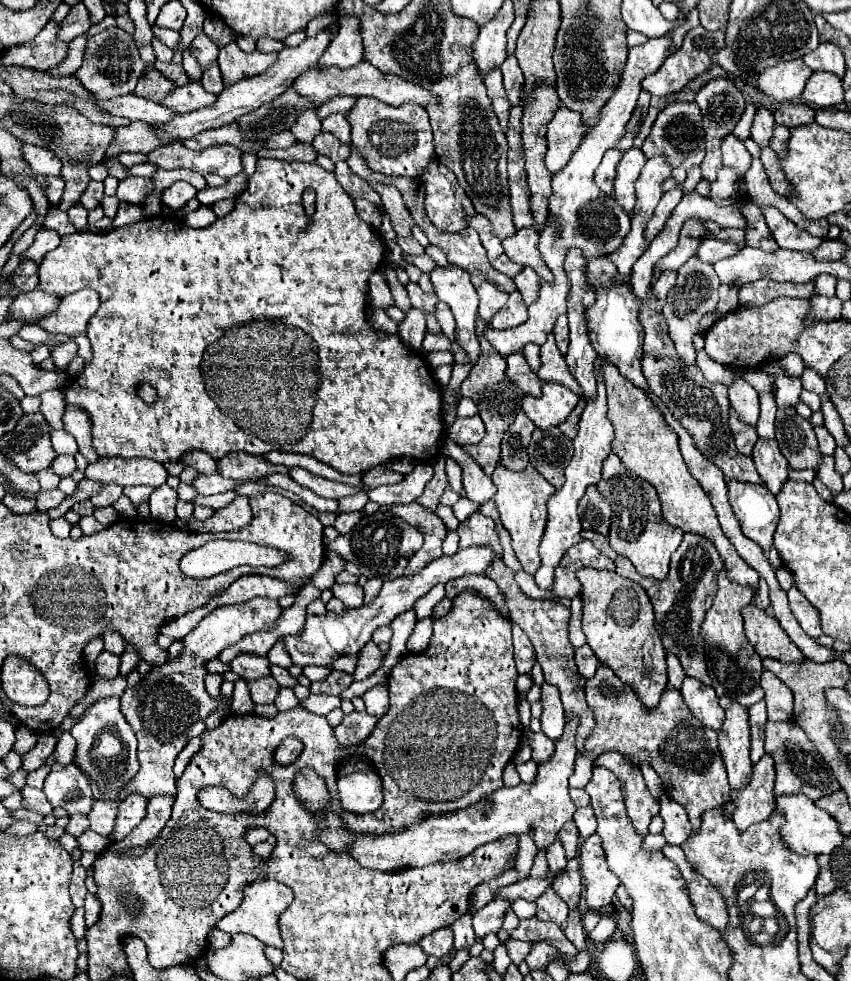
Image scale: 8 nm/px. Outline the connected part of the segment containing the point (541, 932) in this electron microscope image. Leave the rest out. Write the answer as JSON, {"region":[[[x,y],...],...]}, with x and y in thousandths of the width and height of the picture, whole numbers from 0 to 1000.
{"region":[[[623,936],[623,938],[613,938],[611,944],[606,948],[599,950],[602,956],[606,958],[616,958],[616,960],[644,960],[646,964],[651,964],[658,972],[665,975],[677,975],[677,966],[672,964],[672,960],[663,954],[660,948],[656,948],[653,942],[649,940],[635,940],[632,936]]]}

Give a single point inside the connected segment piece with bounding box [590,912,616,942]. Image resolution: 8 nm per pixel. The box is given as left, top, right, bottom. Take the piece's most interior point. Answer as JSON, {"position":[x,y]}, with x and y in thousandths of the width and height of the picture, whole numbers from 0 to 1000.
{"position":[713,942]}

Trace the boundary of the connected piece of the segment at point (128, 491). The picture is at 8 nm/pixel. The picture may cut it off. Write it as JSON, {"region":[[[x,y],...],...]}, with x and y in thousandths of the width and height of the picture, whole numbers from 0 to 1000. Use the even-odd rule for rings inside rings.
{"region":[[[153,495],[153,497],[146,497],[146,504],[153,508],[153,512],[157,516],[167,514],[167,512],[174,512],[174,506],[181,502],[181,497],[174,497],[174,495]]]}

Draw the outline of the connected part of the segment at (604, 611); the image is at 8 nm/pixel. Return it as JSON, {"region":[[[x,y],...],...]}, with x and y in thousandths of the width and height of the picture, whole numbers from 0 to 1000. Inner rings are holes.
{"region":[[[684,579],[677,583],[677,587],[686,599],[684,642],[691,650],[691,656],[710,679],[719,681],[733,697],[745,701],[745,705],[752,709],[752,716],[761,724],[771,722],[780,701],[785,699],[785,679],[783,663],[769,638],[764,610],[759,610],[759,603],[747,593],[731,589],[724,583]]]}

